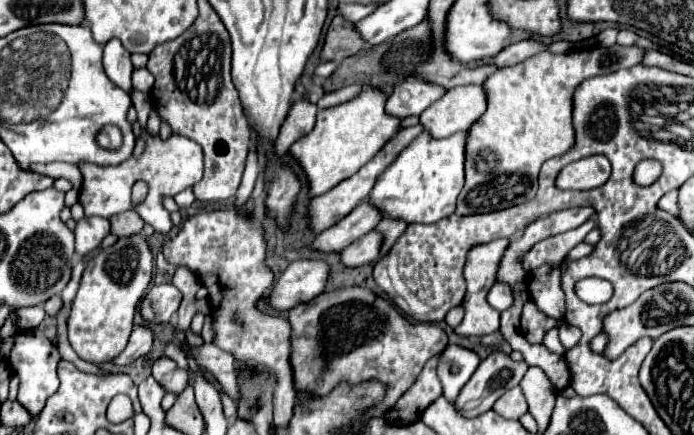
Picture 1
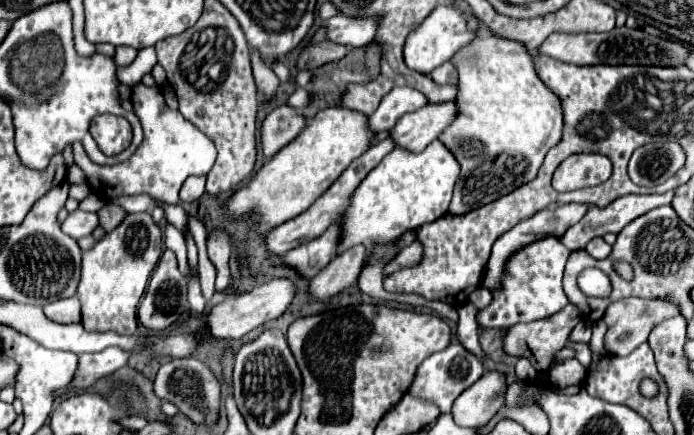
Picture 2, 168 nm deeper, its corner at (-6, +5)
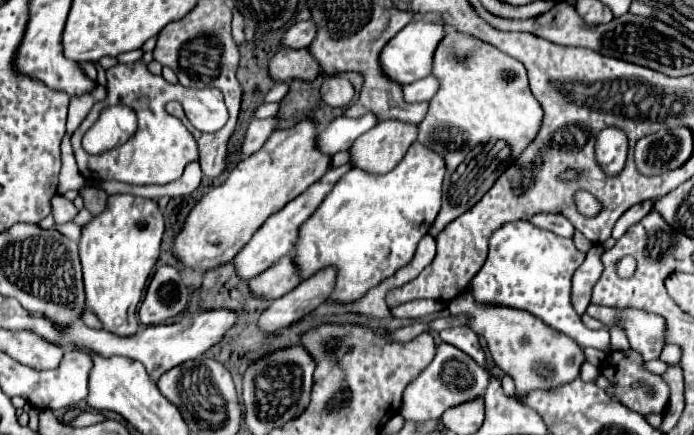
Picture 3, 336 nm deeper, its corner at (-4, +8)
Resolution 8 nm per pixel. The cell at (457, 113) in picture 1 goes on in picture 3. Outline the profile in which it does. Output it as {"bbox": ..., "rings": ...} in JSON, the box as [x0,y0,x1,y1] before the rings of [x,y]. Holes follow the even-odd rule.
{"bbox":[350,119,416,173],"rings":[[[388,119],[356,139],[350,161],[354,167],[368,173],[388,173],[402,161],[416,137],[416,123],[398,123],[398,119]]]}

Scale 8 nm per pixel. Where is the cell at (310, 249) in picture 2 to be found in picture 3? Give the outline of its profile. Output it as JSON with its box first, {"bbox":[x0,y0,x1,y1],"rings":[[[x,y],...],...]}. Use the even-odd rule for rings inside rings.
{"bbox":[250,255,302,299],"rings":[[[292,255],[282,257],[278,263],[268,267],[264,273],[250,279],[250,289],[266,299],[278,299],[292,291],[302,281],[298,265],[294,263]]]}

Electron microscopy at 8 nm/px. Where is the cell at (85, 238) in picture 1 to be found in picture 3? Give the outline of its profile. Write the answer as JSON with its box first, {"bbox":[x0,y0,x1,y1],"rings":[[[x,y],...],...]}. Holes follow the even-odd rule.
{"bbox":[52,195,78,225],"rings":[[[54,195],[54,199],[52,199],[52,215],[54,215],[58,225],[64,225],[64,223],[74,221],[74,217],[78,215],[78,209],[74,207],[72,201],[64,199],[62,195]]]}

